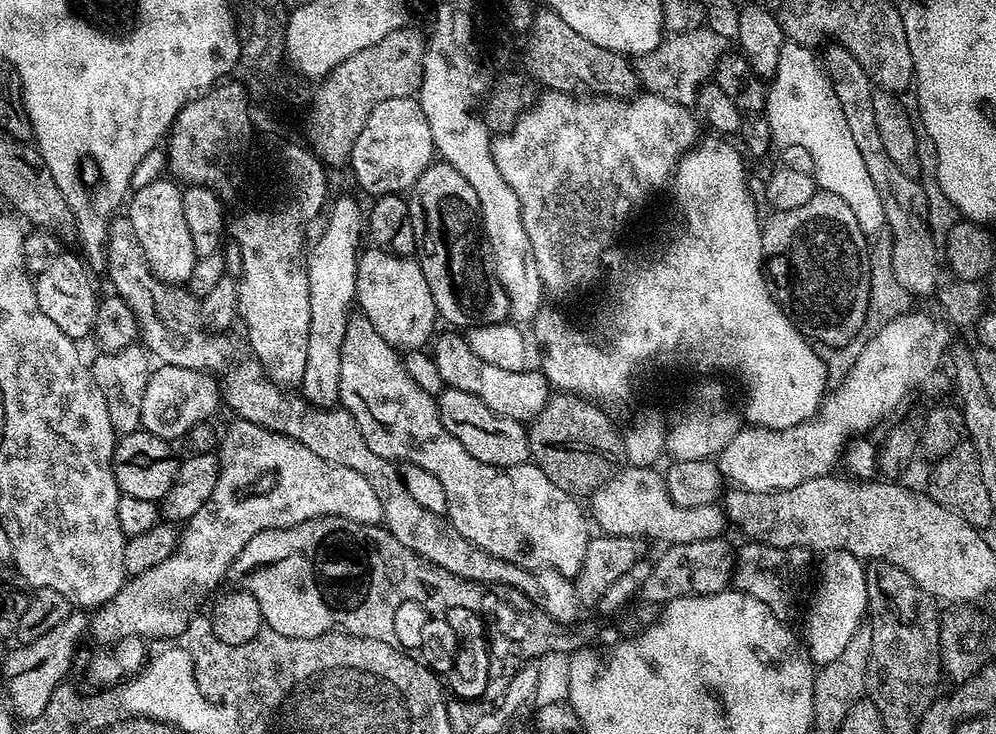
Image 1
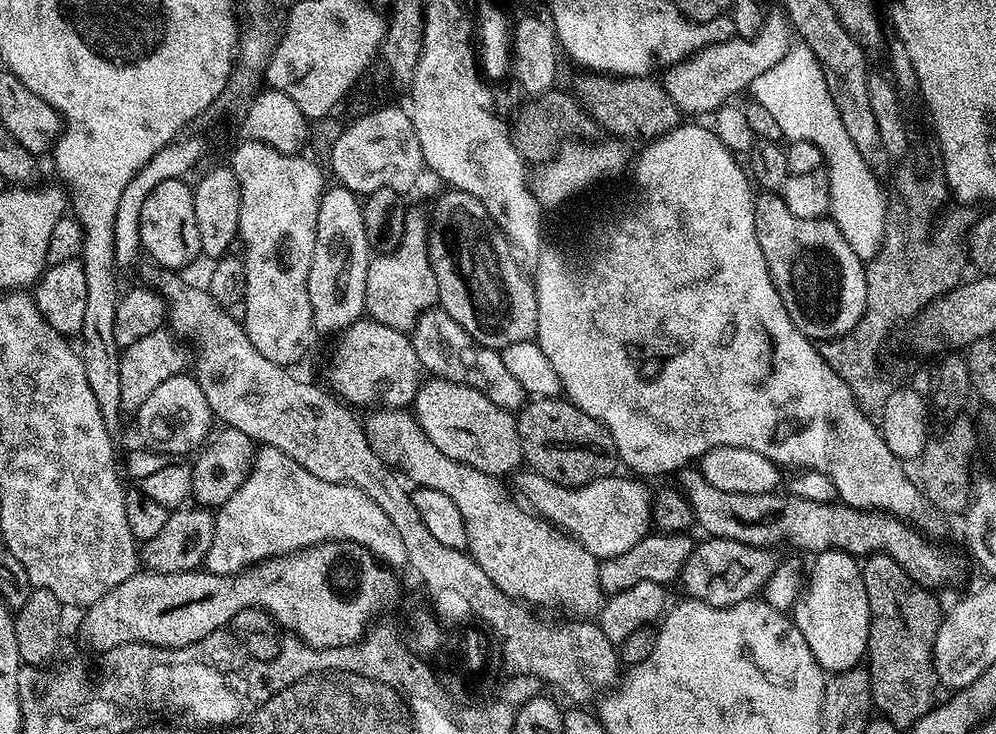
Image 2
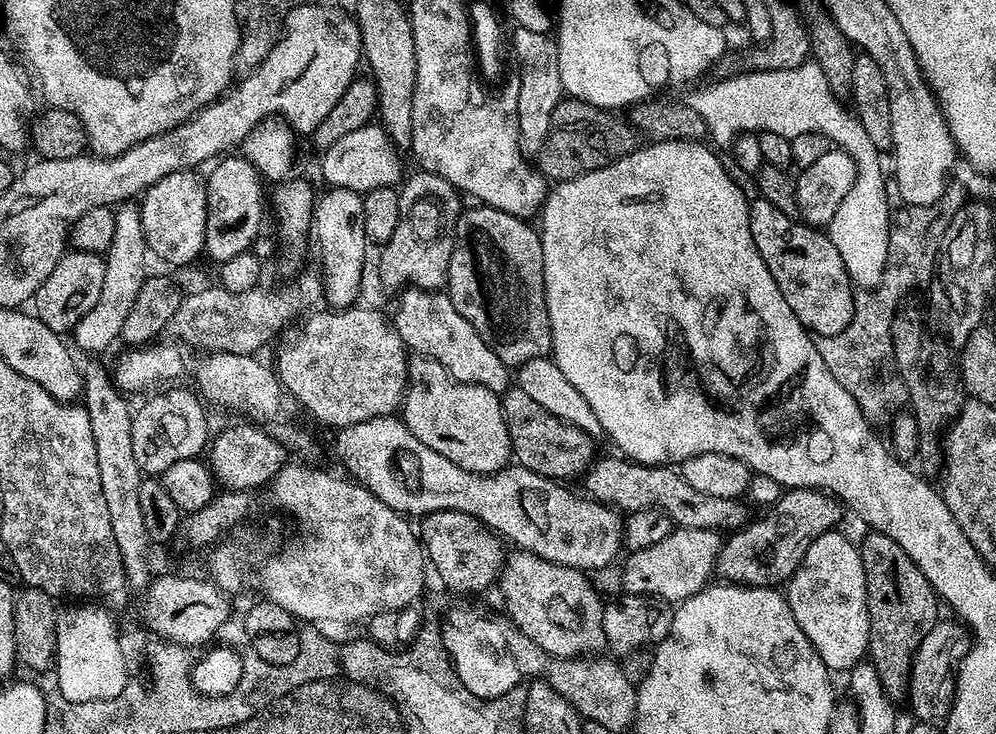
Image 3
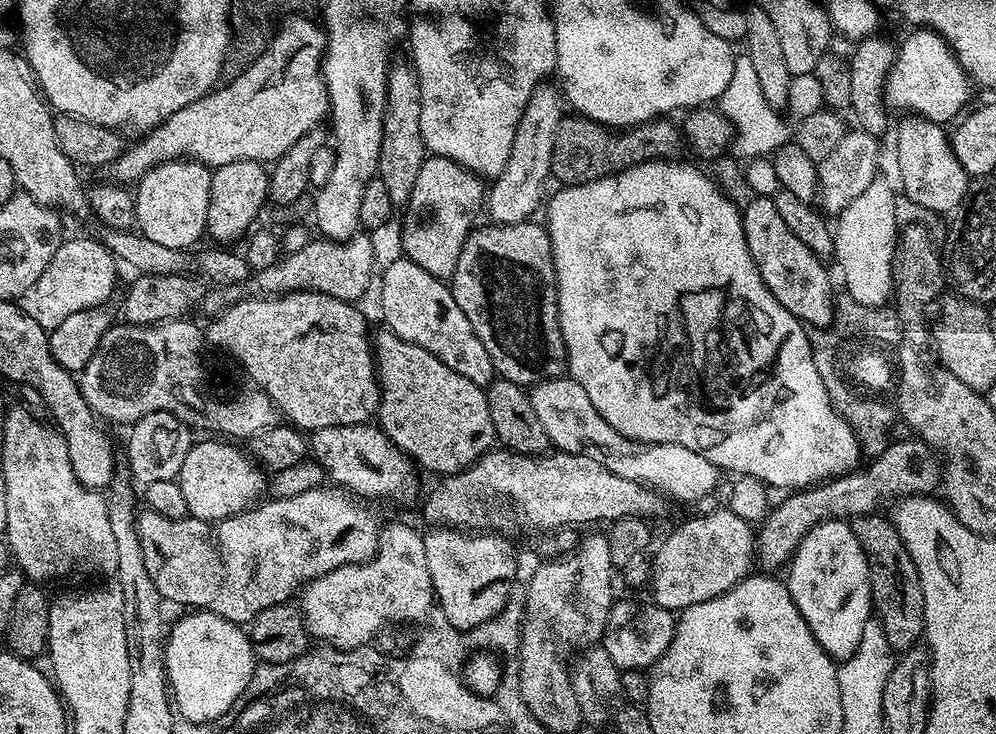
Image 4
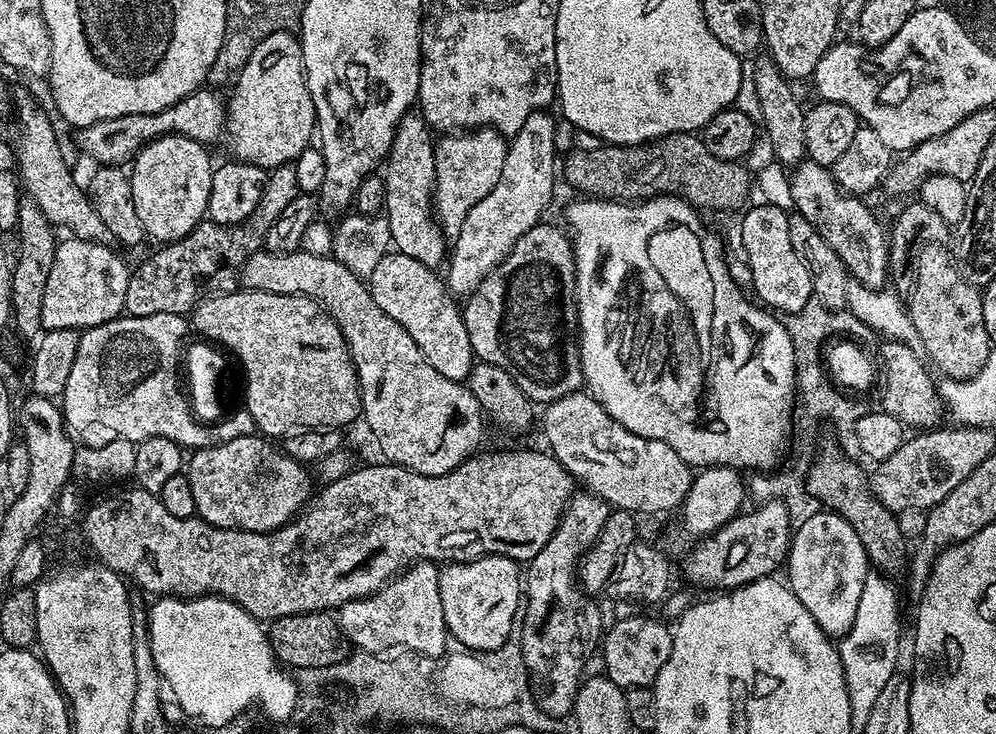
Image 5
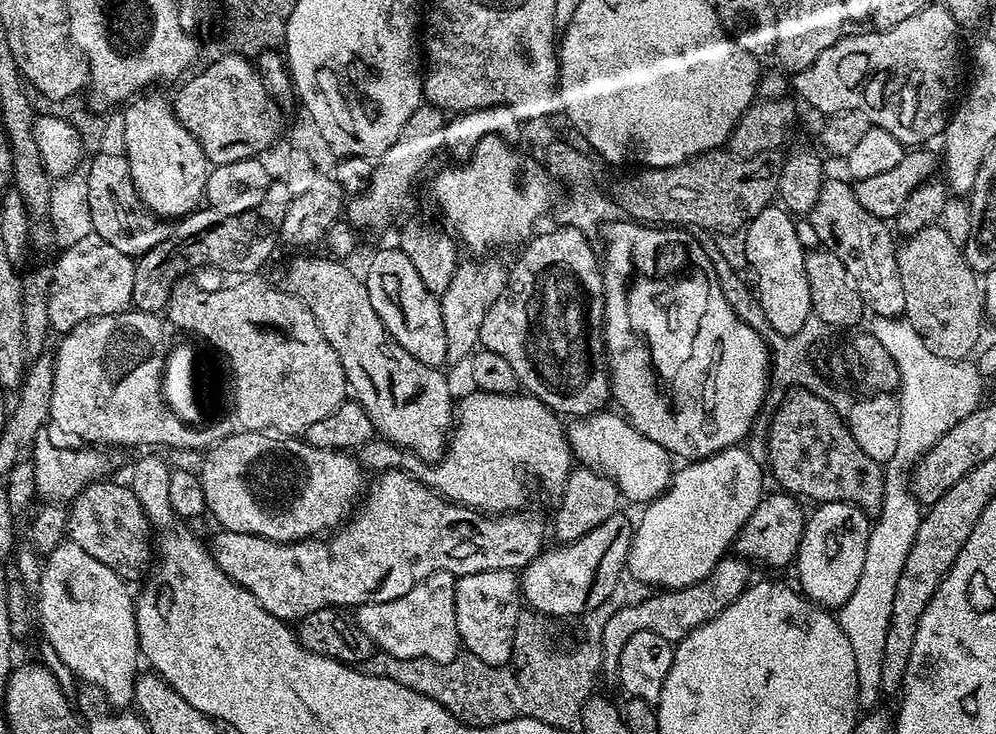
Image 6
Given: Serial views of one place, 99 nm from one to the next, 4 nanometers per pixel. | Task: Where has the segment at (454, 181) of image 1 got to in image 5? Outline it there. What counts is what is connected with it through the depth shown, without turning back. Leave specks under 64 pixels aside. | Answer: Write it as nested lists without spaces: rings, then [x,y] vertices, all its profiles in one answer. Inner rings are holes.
[[[547,222],[535,224],[526,230],[526,234],[514,242],[508,257],[462,304],[464,325],[470,334],[473,353],[483,363],[502,366],[502,370],[514,378],[514,382],[532,402],[551,402],[585,387],[579,355],[568,356],[568,348],[564,345],[564,308],[560,305],[560,295],[564,292],[564,283],[573,279],[574,261],[572,240],[561,232]]]

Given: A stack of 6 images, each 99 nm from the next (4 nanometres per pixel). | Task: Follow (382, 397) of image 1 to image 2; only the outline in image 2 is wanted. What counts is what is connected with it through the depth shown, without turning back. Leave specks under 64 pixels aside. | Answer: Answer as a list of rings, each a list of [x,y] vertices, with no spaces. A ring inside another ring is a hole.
[[[387,406],[379,410],[381,412],[376,412],[369,420],[363,421],[364,433],[368,435],[372,451],[380,456],[385,465],[399,470],[405,477],[408,475],[413,480],[411,482],[413,485],[442,490],[442,494],[446,494],[446,498],[450,498],[450,502],[458,506],[458,514],[462,514],[466,522],[467,551],[472,559],[478,562],[478,566],[486,570],[490,582],[494,582],[498,590],[528,606],[541,604],[544,608],[561,608],[562,611],[569,612],[567,615],[572,618],[592,618],[599,613],[602,603],[601,561],[597,560],[594,554],[590,554],[590,550],[586,550],[576,539],[565,534],[555,524],[525,510],[511,496],[512,501],[497,477],[486,474],[482,470],[474,470],[468,464],[451,460],[446,454],[442,454],[442,450],[438,450],[438,446],[430,442],[430,438],[426,436],[411,411]]]

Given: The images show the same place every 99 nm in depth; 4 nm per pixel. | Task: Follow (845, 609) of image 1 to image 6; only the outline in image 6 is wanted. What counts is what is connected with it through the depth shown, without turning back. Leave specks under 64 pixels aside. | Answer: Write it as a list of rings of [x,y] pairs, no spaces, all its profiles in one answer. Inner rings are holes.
[[[830,502],[820,504],[804,522],[804,533],[802,542],[796,551],[794,569],[800,575],[798,588],[807,599],[814,604],[819,604],[825,610],[839,610],[854,594],[854,586],[858,586],[858,578],[862,574],[862,562],[866,562],[866,546],[868,545],[868,533],[870,531],[870,516],[857,504],[847,504],[846,502]]]

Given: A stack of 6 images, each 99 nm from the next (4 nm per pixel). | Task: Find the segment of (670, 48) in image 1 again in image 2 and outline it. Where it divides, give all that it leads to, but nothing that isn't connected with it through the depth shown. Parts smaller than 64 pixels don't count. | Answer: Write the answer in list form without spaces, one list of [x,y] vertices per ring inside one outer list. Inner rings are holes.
[[[769,15],[762,30],[753,40],[731,38],[717,44],[705,43],[699,52],[667,69],[663,73],[662,83],[681,113],[688,115],[689,112],[692,115],[689,117],[700,118],[703,112],[712,114],[727,105],[733,99],[731,96],[738,95],[743,88],[744,91],[751,89],[754,78],[778,66],[778,62],[782,62],[782,58],[786,58],[786,54],[792,49],[793,43],[794,29],[787,16]]]

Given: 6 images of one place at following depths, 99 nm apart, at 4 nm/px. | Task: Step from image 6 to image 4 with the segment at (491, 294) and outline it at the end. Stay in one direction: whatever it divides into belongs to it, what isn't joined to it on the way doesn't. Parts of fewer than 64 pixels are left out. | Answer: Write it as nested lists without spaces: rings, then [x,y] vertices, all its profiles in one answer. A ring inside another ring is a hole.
[[[544,82],[541,83],[538,87],[534,89],[534,91],[530,94],[530,102],[526,102],[526,110],[522,110],[522,118],[518,122],[518,130],[514,134],[514,146],[510,150],[510,158],[506,158],[506,166],[502,170],[502,174],[498,177],[495,177],[494,183],[496,184],[487,189],[486,192],[486,212],[488,208],[488,212],[493,221],[498,224],[523,224],[525,221],[529,219],[528,216],[531,214],[532,211],[535,210],[536,207],[540,204],[540,195],[544,192],[544,183],[547,182],[547,180],[550,180],[550,177],[552,176],[552,155],[554,154],[554,138],[558,134],[558,126],[560,125],[560,121],[562,119],[562,111],[560,112],[560,100],[562,104],[562,96],[559,91],[556,92],[554,89],[551,88],[551,83]]]

